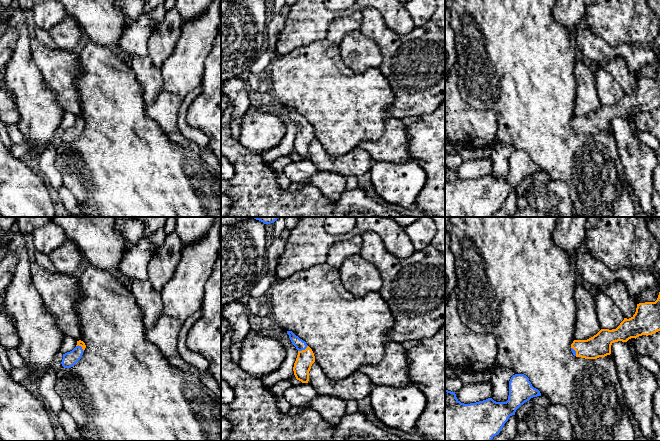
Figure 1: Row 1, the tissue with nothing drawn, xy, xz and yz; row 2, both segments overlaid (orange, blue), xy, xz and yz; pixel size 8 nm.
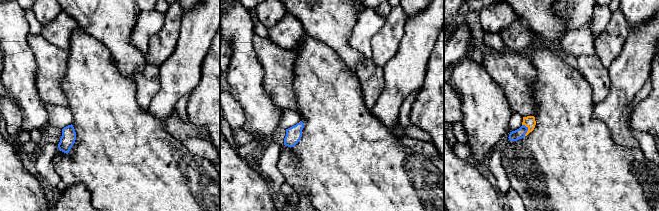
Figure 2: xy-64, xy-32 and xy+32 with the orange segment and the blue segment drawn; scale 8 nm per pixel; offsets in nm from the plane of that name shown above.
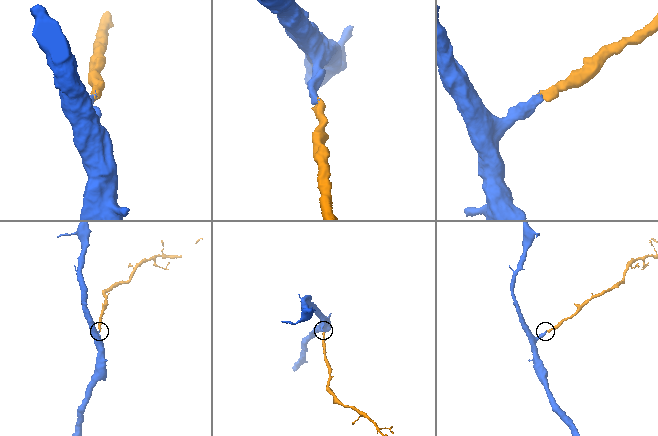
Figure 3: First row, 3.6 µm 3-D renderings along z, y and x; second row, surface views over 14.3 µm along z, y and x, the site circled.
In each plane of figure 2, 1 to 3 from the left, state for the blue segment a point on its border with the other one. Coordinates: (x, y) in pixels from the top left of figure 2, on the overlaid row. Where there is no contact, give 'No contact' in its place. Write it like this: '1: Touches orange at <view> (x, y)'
1: No contact
2: No contact
3: Touches orange at xy+32 (528, 129)

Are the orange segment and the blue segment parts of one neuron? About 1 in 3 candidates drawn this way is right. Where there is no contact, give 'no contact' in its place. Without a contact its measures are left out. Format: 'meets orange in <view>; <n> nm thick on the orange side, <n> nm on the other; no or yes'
meets orange in xz; 140 nm thick on the orange side, 90 nm on the other; yes

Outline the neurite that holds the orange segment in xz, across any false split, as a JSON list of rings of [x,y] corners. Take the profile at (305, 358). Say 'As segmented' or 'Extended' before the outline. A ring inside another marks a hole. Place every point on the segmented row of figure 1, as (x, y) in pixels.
Extended. [[[287,331],[292,344],[298,350],[298,355],[294,363],[293,371],[297,380],[302,383],[308,383],[309,371],[315,362],[315,356],[312,349],[305,341],[296,336],[292,331]]]

